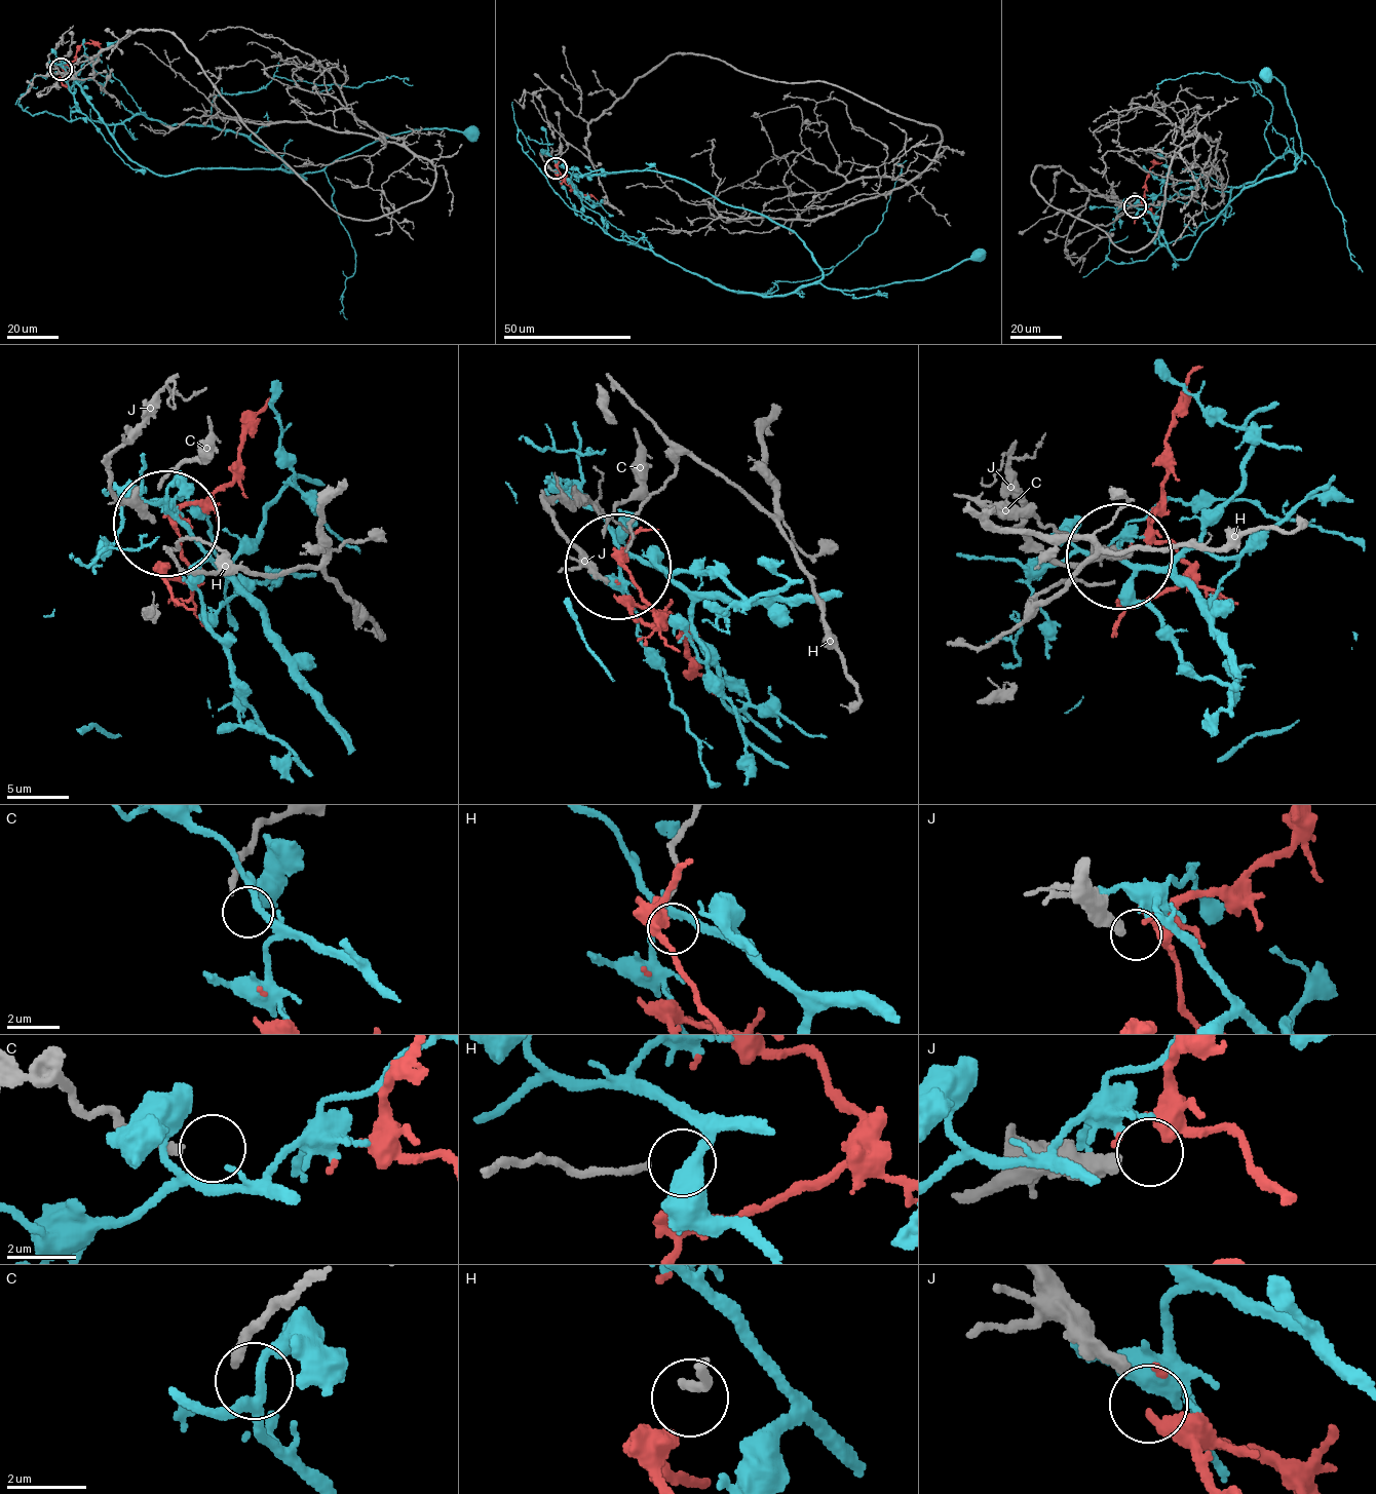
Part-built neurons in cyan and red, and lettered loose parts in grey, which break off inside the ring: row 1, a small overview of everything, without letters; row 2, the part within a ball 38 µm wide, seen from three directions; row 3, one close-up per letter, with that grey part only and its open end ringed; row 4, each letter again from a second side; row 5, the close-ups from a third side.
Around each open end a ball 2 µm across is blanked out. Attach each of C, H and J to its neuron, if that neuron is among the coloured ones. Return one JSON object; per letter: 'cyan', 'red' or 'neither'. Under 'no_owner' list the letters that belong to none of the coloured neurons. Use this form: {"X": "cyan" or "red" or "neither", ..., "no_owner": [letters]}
{"C": "neither", "H": "neither", "J": "red", "no_owner": ["C", "H"]}

